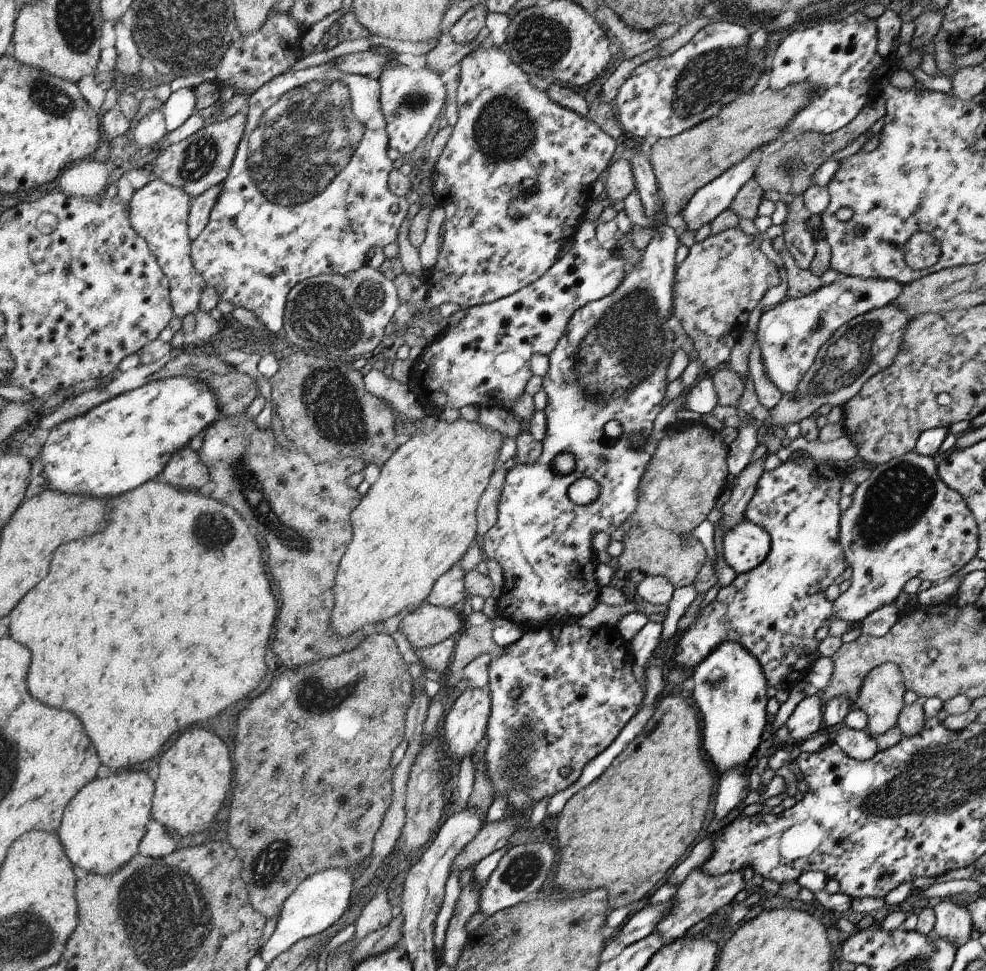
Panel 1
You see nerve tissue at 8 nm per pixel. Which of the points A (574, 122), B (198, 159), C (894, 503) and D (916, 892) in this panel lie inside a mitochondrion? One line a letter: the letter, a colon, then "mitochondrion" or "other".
A: other
B: mitochondrion
C: mitochondrion
D: other

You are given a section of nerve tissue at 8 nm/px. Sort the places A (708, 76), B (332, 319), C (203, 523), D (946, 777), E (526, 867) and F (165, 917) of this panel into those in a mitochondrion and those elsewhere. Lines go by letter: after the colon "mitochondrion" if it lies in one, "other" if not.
A: mitochondrion
B: mitochondrion
C: mitochondrion
D: mitochondrion
E: mitochondrion
F: mitochondrion

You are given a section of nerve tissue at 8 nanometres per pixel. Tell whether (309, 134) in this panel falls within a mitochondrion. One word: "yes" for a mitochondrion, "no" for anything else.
yes

